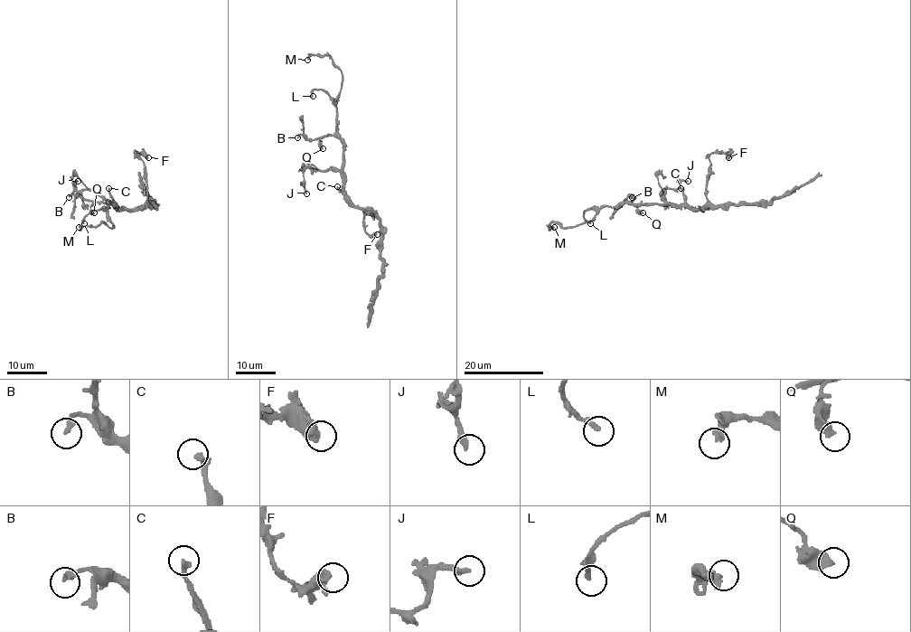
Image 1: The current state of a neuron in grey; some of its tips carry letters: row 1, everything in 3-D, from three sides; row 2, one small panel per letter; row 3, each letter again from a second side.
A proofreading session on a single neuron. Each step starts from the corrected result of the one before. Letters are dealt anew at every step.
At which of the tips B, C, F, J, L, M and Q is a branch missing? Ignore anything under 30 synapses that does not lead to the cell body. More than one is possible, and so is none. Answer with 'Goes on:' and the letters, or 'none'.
Goes on: C, M

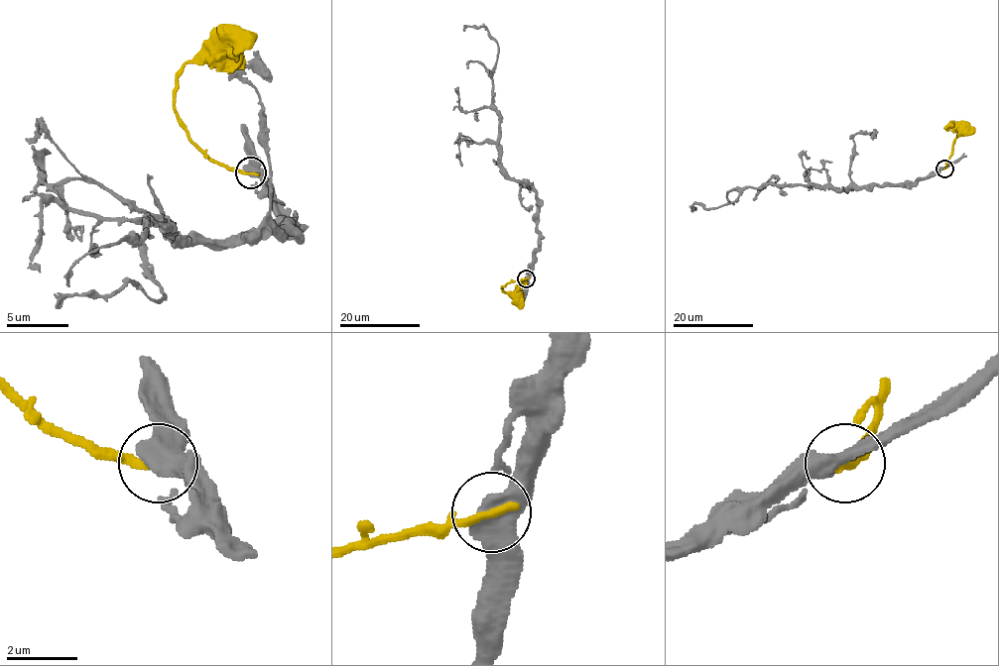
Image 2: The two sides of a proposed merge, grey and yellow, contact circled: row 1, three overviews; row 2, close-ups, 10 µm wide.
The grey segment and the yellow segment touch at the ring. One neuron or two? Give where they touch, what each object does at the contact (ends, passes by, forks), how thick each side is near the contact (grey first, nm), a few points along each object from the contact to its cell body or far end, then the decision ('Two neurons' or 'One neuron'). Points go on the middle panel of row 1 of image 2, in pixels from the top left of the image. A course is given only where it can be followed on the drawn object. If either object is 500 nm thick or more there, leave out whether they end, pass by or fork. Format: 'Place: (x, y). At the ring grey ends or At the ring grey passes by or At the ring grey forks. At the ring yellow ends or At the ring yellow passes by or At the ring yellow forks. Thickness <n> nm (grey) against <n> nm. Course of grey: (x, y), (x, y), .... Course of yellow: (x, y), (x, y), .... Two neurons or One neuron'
Place: (526, 278). At the ring grey passes by. At the ring yellow ends. Thickness 480 nm (grey) against 280 nm. Course of grey: (526, 278), (539, 248), (536, 191), (515, 181), (500, 162), (492, 91), (498, 45), (484, 27), (463, 31). Course of yellow: (526, 278), (507, 283), (502, 289), (515, 292), (523, 285), (528, 287). Two neurons

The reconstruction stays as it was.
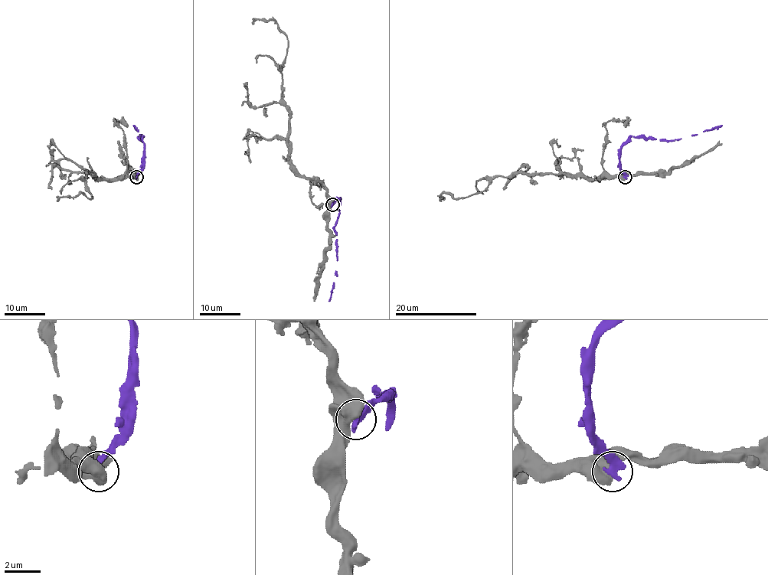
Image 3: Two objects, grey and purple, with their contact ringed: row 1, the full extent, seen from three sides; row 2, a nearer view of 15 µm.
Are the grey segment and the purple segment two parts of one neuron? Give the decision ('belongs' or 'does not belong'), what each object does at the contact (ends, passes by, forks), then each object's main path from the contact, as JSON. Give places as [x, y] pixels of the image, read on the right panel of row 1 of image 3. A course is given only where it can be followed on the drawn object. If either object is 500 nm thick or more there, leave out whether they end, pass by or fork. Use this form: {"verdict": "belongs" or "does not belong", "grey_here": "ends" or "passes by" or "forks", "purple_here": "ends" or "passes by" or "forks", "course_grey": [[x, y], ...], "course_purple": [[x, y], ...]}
{"verdict": "does not belong", "course_grey": [[624, 177], [513, 173], [495, 176], [483, 191], [445, 197]], "course_purple": [[625, 177], [620, 168], [620, 147], [632, 135], [679, 140], [722, 125]]}

